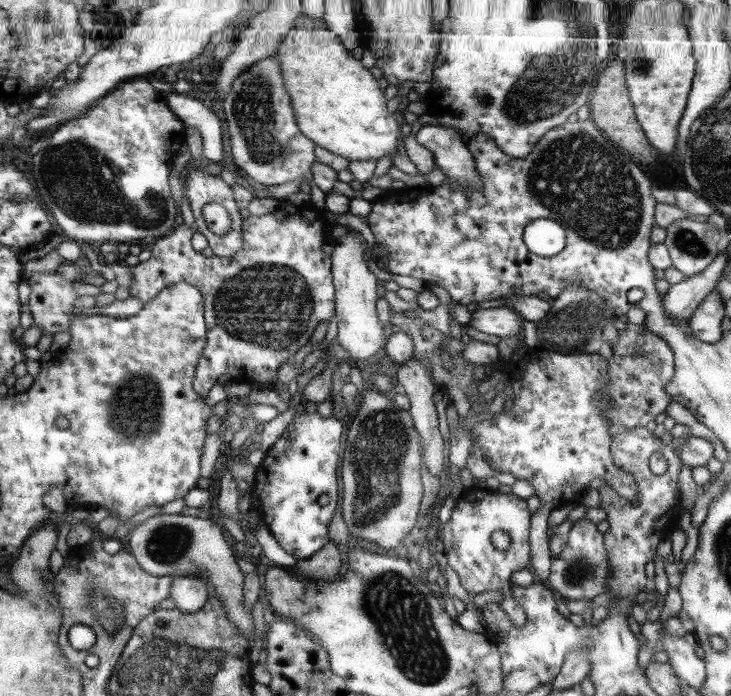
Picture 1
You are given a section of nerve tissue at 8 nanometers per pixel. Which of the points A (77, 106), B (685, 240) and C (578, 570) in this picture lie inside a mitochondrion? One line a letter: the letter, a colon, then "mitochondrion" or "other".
A: other
B: mitochondrion
C: mitochondrion

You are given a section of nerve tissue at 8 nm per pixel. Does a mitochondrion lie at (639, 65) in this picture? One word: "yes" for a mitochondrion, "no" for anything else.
yes

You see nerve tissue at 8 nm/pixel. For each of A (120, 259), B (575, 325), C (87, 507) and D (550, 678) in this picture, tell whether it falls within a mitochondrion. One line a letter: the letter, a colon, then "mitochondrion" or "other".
A: other
B: mitochondrion
C: other
D: other

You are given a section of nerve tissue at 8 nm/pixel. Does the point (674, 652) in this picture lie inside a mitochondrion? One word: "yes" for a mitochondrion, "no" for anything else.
no

